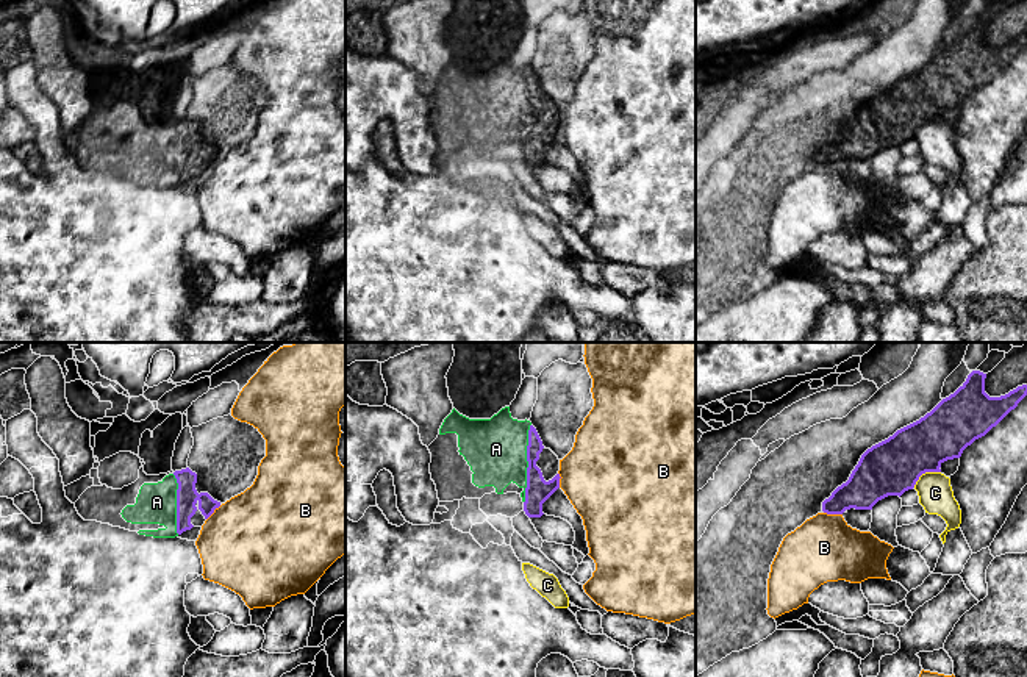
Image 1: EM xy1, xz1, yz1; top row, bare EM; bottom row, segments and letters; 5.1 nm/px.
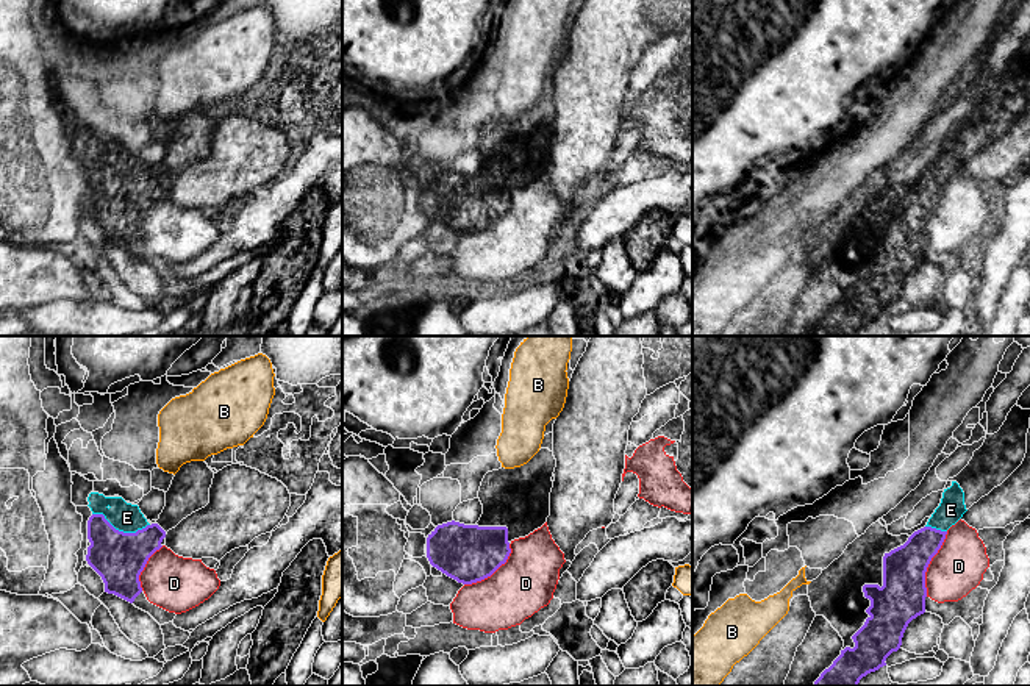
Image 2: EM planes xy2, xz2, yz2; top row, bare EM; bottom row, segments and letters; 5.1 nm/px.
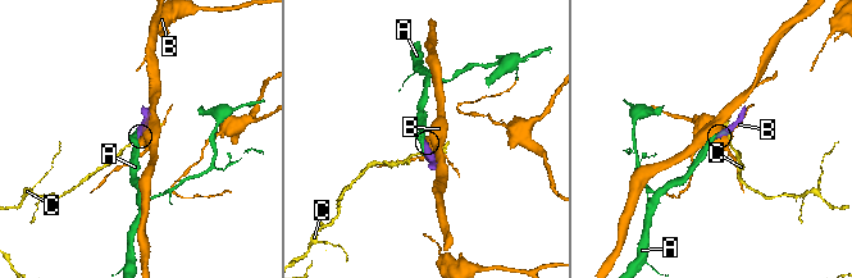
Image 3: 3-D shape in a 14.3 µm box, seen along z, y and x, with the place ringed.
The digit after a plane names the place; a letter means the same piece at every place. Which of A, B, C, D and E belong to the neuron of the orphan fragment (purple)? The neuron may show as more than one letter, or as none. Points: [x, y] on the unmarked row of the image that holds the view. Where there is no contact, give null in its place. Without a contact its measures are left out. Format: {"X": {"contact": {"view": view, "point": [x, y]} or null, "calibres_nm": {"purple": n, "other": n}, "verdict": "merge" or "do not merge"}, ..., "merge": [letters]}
{"A": {"contact": {"view": "xz1", "point": [529, 113]}, "calibres_nm": {"purple": 120, "other": 320}, "verdict": "merge"}, "B": {"contact": {"view": "yz1", "point": [833, 163]}, "calibres_nm": {"purple": 220, "other": 340}, "verdict": "do not merge"}, "C": {"contact": {"view": "yz1", "point": [924, 122]}, "calibres_nm": {"purple": 280, "other": 180}, "verdict": "do not merge"}, "D": {"contact": {"view": "yz2", "point": [929, 213]}, "calibres_nm": {"purple": 240, "other": 260}, "verdict": "do not merge"}, "E": {"contact": {"view": "xy2", "point": [121, 182]}, "calibres_nm": {"purple": 260, "other": 150}, "verdict": "merge"}, "merge": ["A", "E"]}

